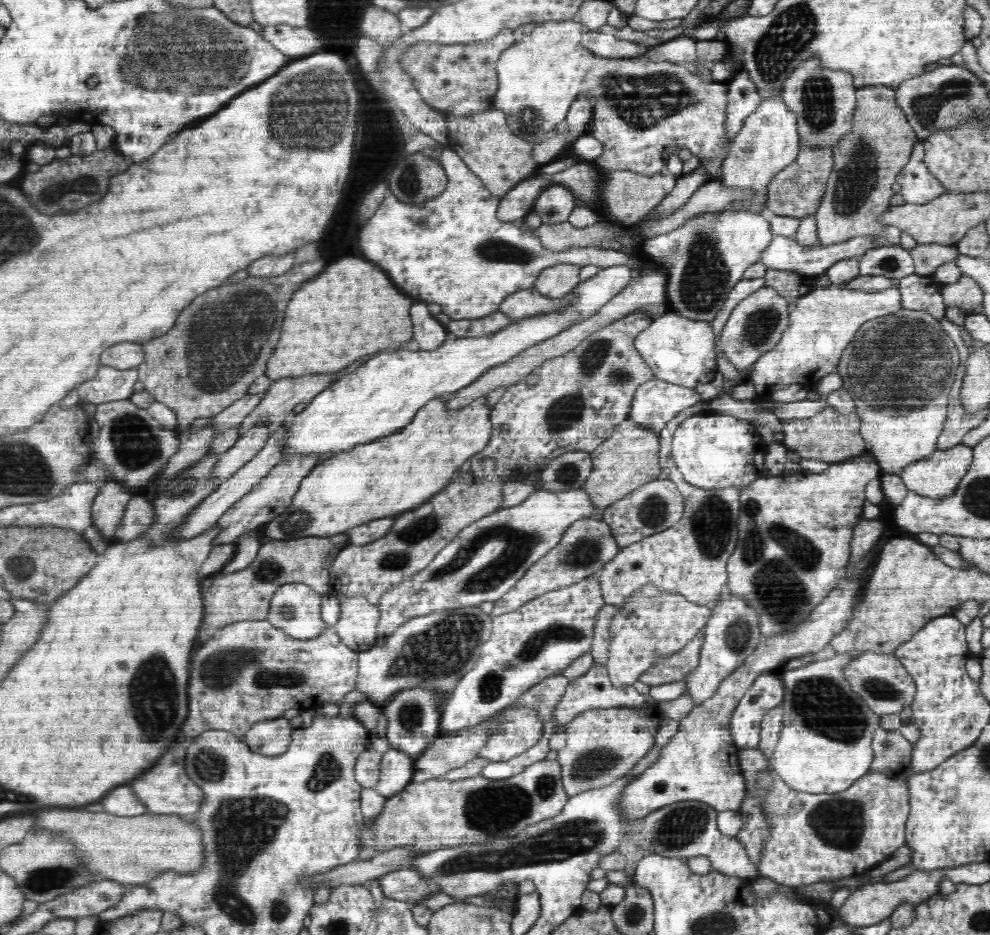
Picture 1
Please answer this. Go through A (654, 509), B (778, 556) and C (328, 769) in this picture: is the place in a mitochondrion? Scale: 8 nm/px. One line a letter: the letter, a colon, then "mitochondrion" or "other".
A: mitochondrion
B: mitochondrion
C: mitochondrion

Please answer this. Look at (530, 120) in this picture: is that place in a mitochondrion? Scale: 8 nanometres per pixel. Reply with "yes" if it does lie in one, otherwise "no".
yes

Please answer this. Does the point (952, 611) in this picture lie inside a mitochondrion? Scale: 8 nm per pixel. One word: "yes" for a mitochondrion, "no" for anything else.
no

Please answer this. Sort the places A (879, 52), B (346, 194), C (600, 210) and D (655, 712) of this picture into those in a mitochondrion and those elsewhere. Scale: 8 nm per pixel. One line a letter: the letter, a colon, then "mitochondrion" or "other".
A: other
B: other
C: other
D: other

